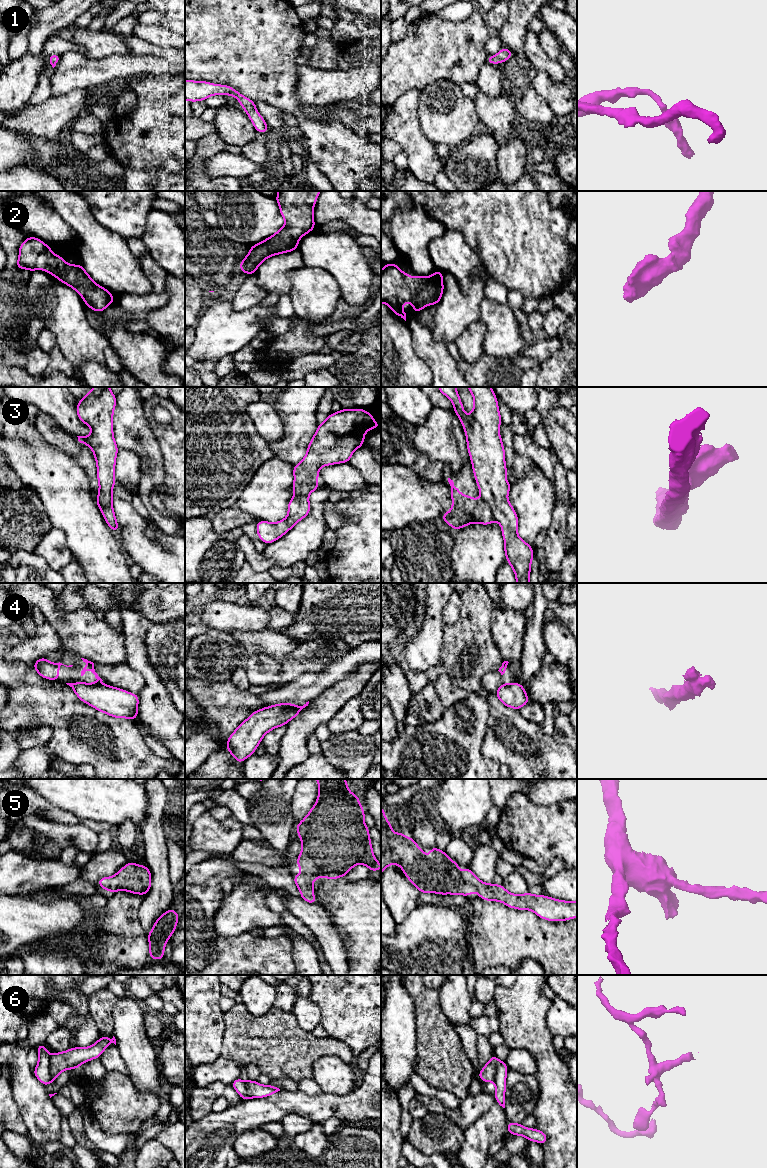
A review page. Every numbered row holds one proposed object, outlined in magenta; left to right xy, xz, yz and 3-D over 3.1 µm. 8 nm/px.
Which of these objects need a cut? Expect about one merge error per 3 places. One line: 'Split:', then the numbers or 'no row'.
Split: 3, 4, 6

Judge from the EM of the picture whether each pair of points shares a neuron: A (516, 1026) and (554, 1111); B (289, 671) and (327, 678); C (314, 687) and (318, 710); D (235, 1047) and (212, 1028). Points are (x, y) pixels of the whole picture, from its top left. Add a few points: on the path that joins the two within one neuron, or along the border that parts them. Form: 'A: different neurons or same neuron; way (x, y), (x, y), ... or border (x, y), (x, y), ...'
A: same neuron; way (537, 1047), (549, 1063), (554, 1079), (554, 1090)
B: different neurons; border (325, 666), (316, 672), (303, 673), (283, 685)
C: different neurons; border (335, 683), (325, 688), (309, 701)
D: different neurons; border (223, 1013), (224, 1034), (220, 1054), (232, 1059)

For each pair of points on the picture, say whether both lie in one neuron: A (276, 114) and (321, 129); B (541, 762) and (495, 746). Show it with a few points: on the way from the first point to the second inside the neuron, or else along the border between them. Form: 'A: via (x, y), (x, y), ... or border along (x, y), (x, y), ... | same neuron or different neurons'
A: border along (262, 101), (286, 112) | different neurons
B: via (530, 757), (519, 746), (506, 746) | same neuron

